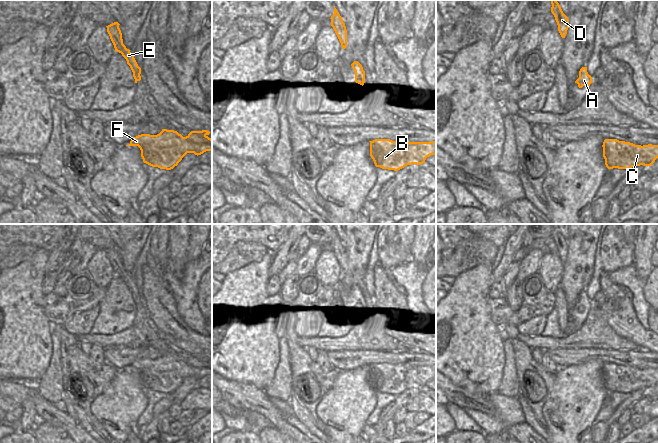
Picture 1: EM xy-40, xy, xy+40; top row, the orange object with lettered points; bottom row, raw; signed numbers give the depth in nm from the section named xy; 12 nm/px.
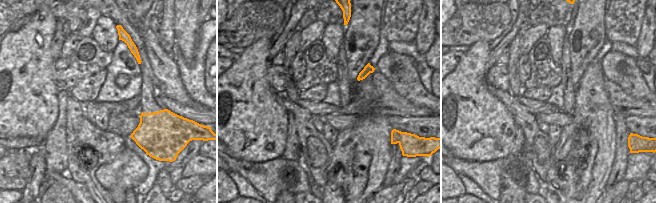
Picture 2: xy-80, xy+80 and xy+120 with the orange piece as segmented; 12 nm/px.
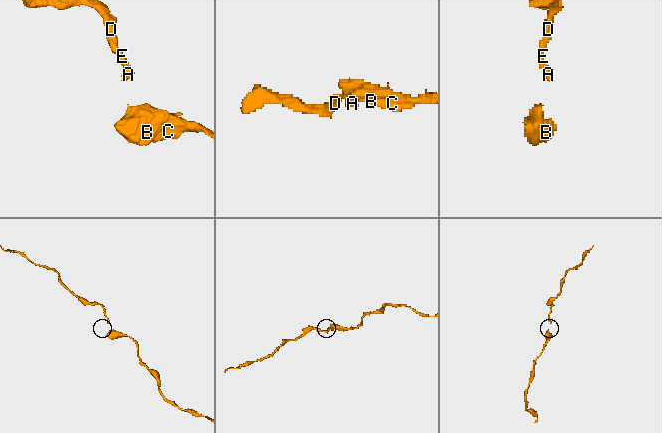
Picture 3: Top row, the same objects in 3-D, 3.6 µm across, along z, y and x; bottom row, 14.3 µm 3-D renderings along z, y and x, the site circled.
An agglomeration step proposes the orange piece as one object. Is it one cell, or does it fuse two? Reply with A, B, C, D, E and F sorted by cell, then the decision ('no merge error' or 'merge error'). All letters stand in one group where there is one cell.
A B C D E F | no merge error

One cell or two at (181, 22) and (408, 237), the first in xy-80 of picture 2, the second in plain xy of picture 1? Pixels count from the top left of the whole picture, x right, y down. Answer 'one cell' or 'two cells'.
one cell

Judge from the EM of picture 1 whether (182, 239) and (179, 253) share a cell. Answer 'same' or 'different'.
same

